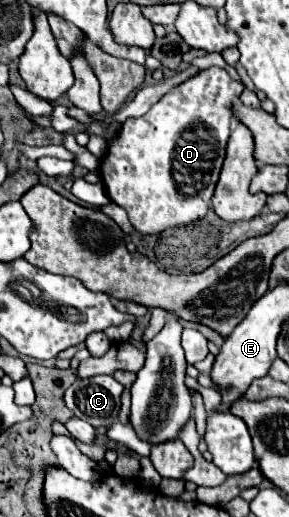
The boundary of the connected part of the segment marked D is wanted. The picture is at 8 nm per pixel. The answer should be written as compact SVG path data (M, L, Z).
M205 68L161 96L147 114L139 118L127 118L121 124L117 136L109 144L107 156L101 160L99 170L109 198L125 208L129 222L141 234L159 234L169 226L189 224L207 214L207 210L211 208L213 188L217 184L219 170L225 158L233 104L239 100L243 90L243 82L233 80L223 68Z

